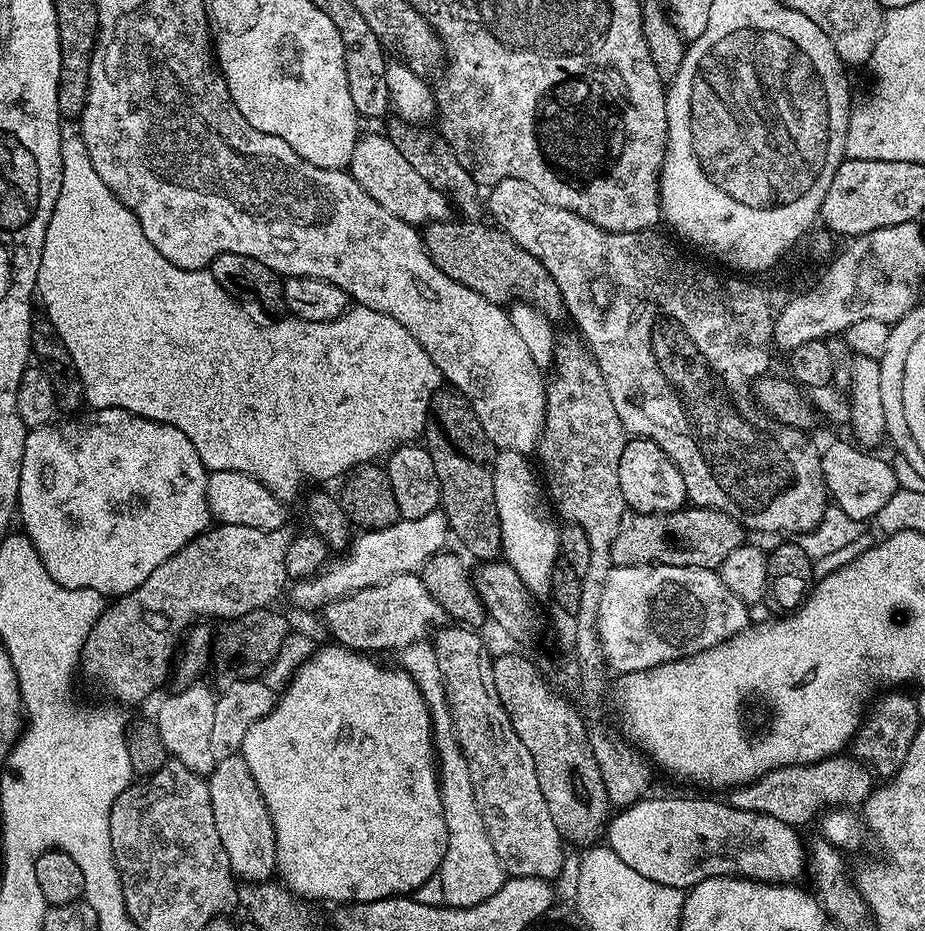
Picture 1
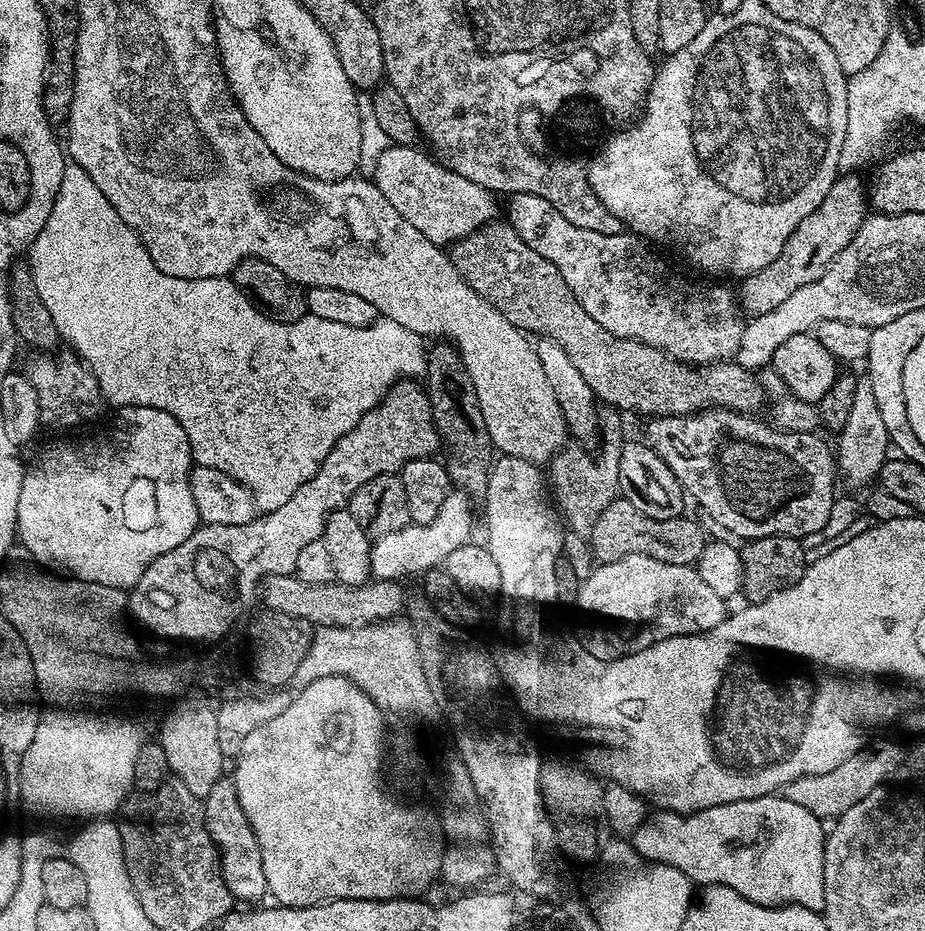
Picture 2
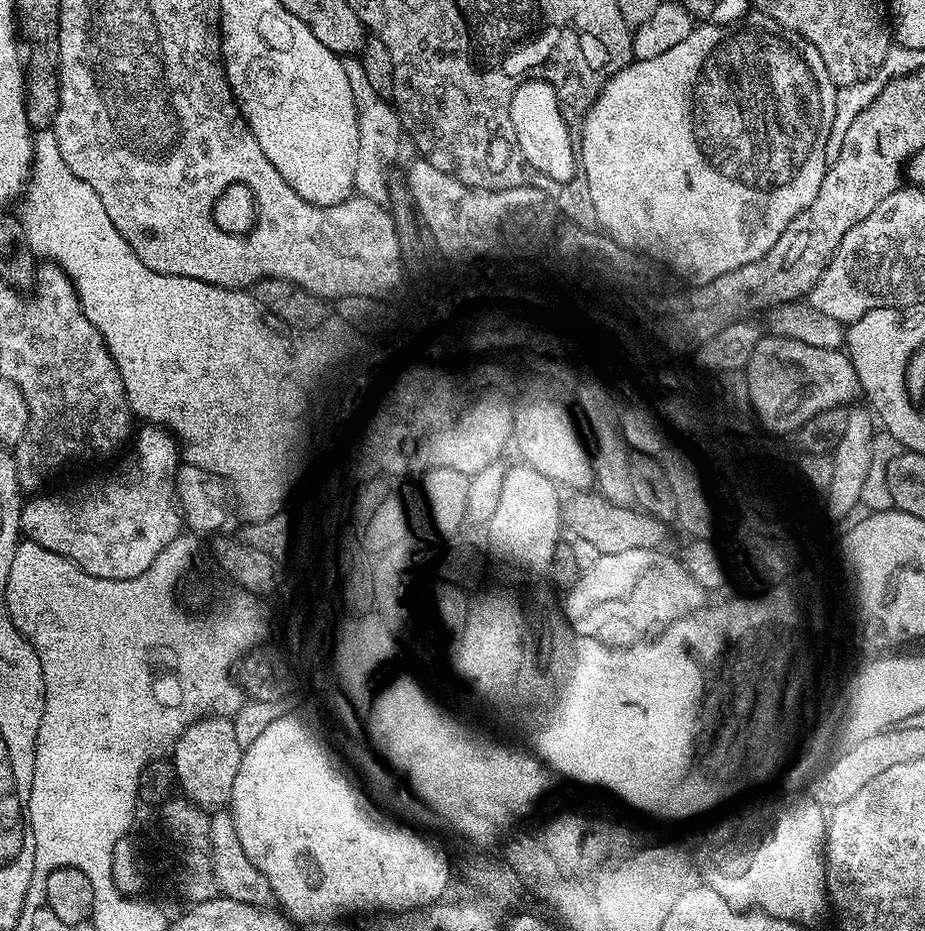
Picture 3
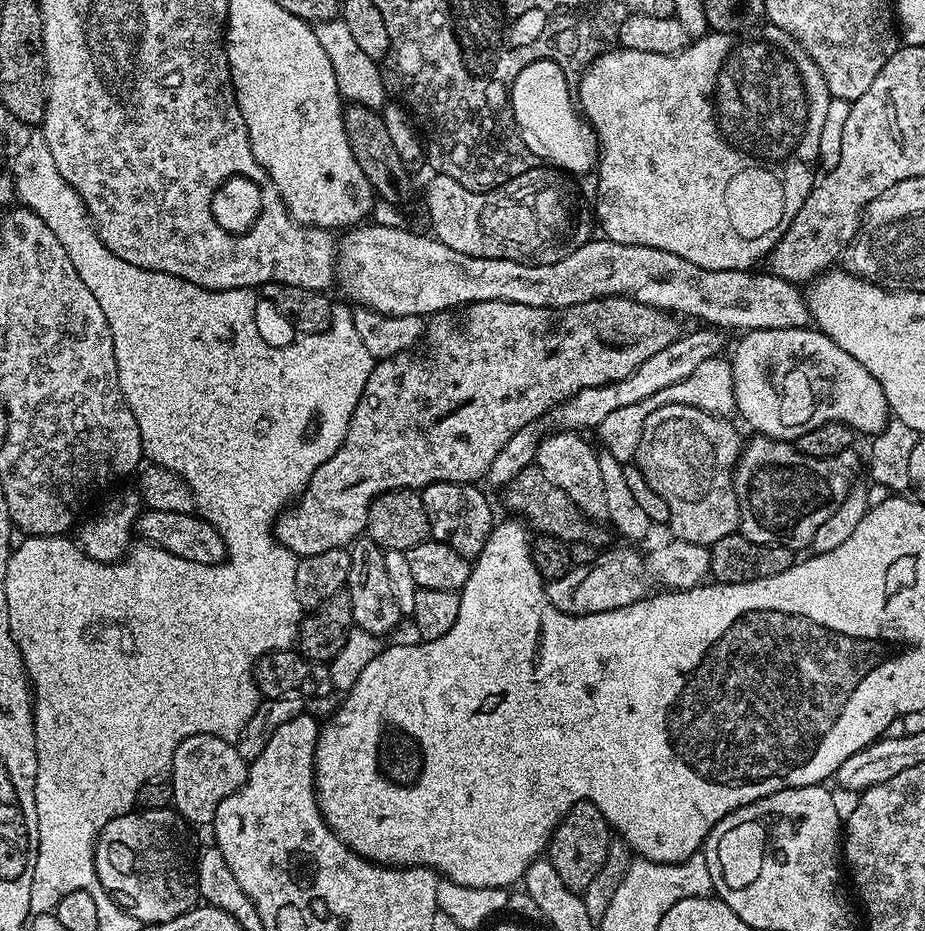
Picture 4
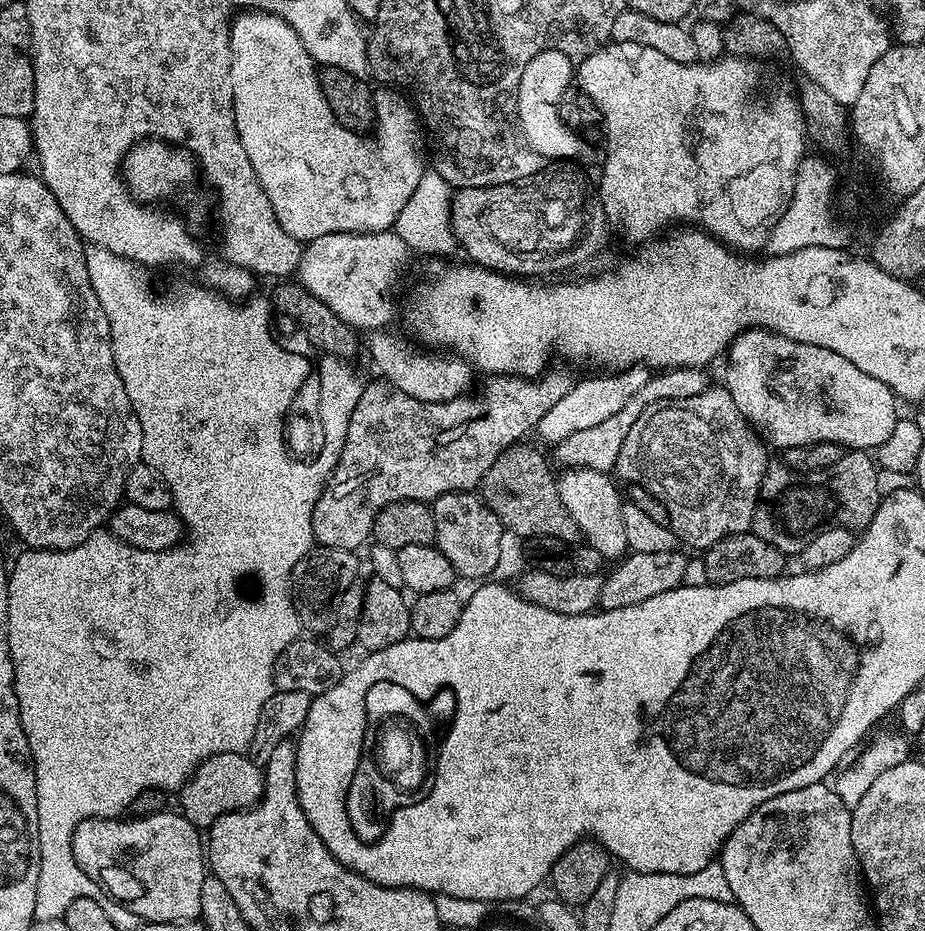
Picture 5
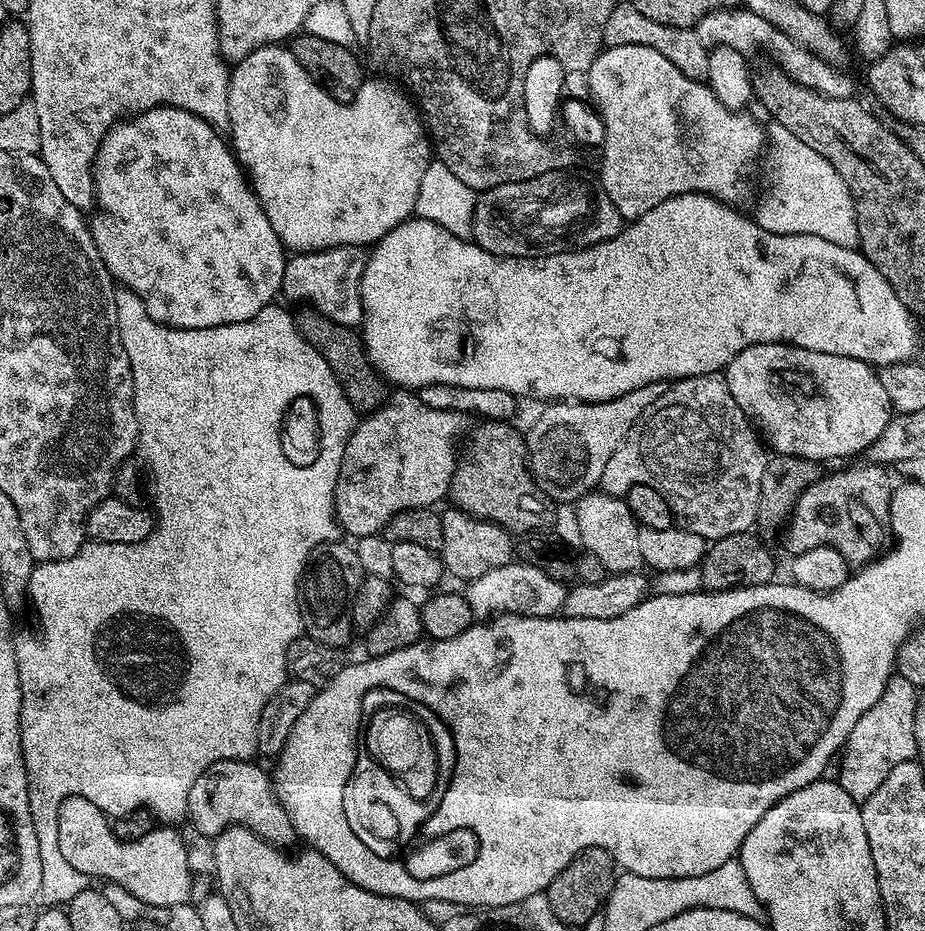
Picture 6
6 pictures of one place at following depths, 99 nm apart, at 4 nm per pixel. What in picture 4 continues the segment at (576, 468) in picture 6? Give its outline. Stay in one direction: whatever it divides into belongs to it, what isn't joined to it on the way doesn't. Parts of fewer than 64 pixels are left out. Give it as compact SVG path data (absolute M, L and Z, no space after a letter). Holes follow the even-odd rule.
M723 355L711 356L690 374L690 378L682 378L675 386L666 386L666 390L658 390L658 394L650 394L650 398L642 398L634 406L622 406L622 410L614 410L614 414L606 417L598 429L598 435L605 449L611 452L614 458L621 462L635 461L638 442L642 438L642 426L654 410L662 406L692 406L698 410L706 411L710 415L731 417L736 412L736 399L734 398L734 374L731 363Z

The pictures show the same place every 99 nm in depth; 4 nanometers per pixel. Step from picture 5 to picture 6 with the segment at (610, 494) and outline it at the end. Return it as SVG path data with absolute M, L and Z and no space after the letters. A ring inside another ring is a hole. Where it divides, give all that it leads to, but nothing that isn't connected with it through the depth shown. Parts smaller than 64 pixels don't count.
M593 490L575 501L576 528L580 531L583 551L594 554L602 562L605 573L635 572L641 567L638 548L640 525L628 509L627 499Z

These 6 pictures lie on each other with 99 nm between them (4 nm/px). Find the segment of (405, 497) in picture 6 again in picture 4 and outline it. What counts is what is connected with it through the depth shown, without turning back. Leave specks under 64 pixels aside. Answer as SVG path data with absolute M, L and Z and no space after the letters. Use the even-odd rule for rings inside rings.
M607 296L579 308L567 309L568 321L564 321L560 317L563 315L558 314L555 308L531 308L530 306L498 302L497 300L478 302L474 306L474 312L477 312L480 317L477 320L470 321L469 324L462 325L460 332L435 332L432 326L425 327L422 333L424 343L426 342L424 356L418 357L416 356L417 353L406 351L373 363L372 373L370 378L366 378L362 398L358 398L358 406L350 418L350 426L346 430L346 438L340 443L340 448L329 460L322 462L322 466L318 466L318 470L314 470L310 482L300 493L294 507L291 510L281 512L276 518L274 525L276 539L285 548L290 549L295 556L303 558L314 554L322 554L326 550L348 548L353 540L358 540L365 535L368 527L368 508L372 501L384 492L393 492L399 488L422 490L427 484L433 484L434 482L477 483L487 475L494 458L506 446L506 442L518 431L524 429L526 425L537 423L541 419L540 416L544 415L545 417L548 413L551 413L552 409L559 407L574 394L580 393L584 389L590 389L592 386L608 385L610 382L622 381L623 378L629 377L638 366L642 366L642 362L646 362L646 358L654 358L654 354L658 354L658 350L670 346L682 335L682 328L679 328L672 321L675 319L663 308L643 304L632 299L631 296Z

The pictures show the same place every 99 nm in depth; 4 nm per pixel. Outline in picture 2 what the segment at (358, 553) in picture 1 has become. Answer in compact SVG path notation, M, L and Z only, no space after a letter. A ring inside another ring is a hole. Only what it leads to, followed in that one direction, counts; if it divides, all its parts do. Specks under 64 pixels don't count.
M459 490L449 491L446 502L429 524L411 522L402 530L394 530L372 540L372 576L378 580L403 581L403 576L416 576L443 565L446 554L469 543L472 536L472 508L469 497Z

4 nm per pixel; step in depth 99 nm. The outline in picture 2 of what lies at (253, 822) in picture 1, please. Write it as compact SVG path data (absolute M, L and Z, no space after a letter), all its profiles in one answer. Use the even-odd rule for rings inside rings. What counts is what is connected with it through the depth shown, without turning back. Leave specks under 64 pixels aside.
M222 778L219 780L214 786L214 790L210 790L210 794L203 797L203 804L206 826L209 828L210 838L213 839L217 850L220 852L222 874L225 876L226 886L229 887L230 894L240 902L242 900L256 900L252 902L263 901L260 899L263 896L267 897L269 890L268 883L266 882L266 873L262 870L262 850L258 850L258 838L246 818L246 810L242 810L242 802L238 802L235 779Z

